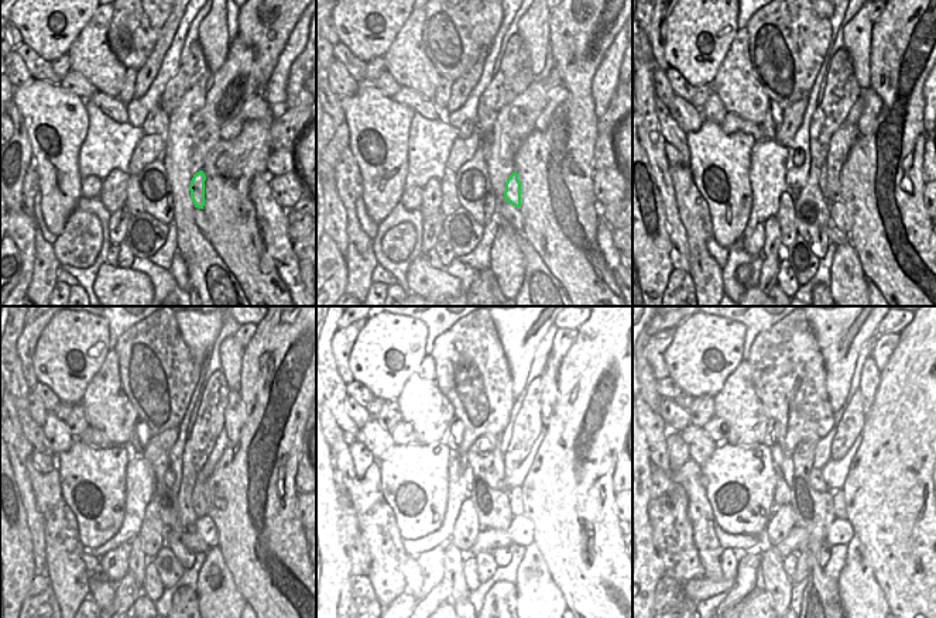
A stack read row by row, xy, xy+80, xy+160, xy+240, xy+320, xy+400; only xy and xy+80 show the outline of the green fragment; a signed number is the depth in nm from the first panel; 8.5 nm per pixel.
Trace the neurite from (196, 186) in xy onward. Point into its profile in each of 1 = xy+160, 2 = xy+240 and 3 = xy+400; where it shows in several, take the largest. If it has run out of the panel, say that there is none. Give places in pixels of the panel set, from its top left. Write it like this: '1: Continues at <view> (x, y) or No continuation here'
1: Continues at xy+160 (840, 216)
2: Continues at xy+240 (205, 526)
3: Continues at xy+400 (840, 532)

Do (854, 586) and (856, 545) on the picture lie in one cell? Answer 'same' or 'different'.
same

